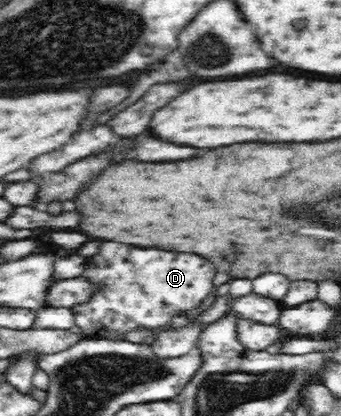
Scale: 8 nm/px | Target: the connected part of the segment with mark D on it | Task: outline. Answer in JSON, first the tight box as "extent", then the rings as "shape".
{"extent":[72,241,217,341],"shape":[[[105,241],[99,245],[97,255],[87,261],[89,269],[83,270],[83,279],[92,285],[92,294],[87,301],[72,307],[75,326],[87,339],[108,339],[109,341],[125,341],[129,333],[141,329],[157,329],[169,325],[174,317],[187,311],[199,313],[205,308],[213,289],[213,278],[217,270],[210,261],[195,253],[171,253],[163,249],[139,249],[131,245],[121,245],[115,241]]]}

